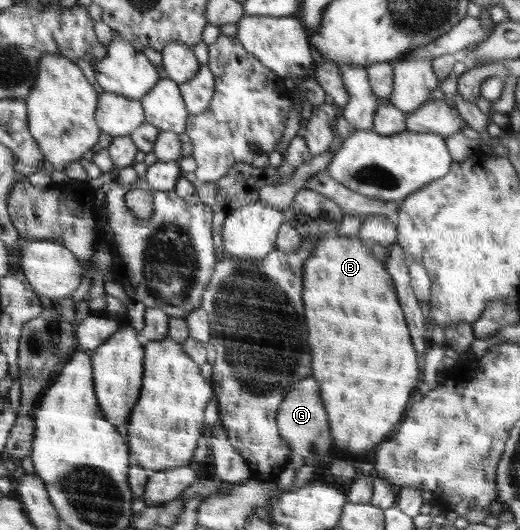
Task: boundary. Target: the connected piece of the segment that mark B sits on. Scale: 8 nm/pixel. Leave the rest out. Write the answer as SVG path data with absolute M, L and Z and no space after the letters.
M357 235L320 238L304 264L303 279L304 305L308 305L308 339L312 329L310 361L312 353L316 353L316 373L310 371L308 377L316 377L320 389L324 389L324 405L328 405L334 443L338 447L348 447L348 451L364 451L386 441L400 423L420 375L418 357L406 329L407 321L404 321L399 297L394 291L395 283L392 283L384 263L372 257L370 247L364 245Z

